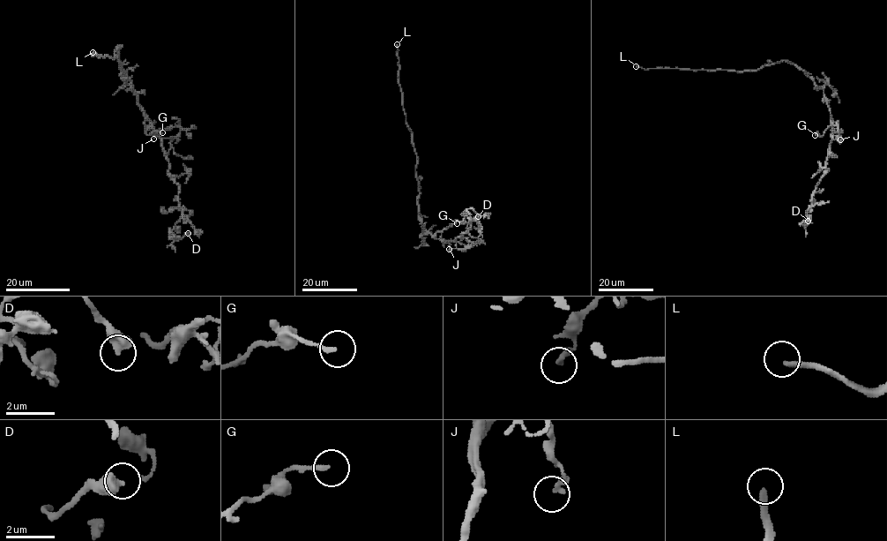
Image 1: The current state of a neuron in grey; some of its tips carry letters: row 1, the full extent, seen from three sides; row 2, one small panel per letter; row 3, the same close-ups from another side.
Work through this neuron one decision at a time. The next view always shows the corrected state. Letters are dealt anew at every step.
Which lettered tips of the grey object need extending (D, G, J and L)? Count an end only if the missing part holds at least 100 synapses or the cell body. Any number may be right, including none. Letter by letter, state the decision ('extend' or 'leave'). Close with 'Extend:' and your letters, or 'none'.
D: leave
G: leave
J: leave
L: extend
Extend: L

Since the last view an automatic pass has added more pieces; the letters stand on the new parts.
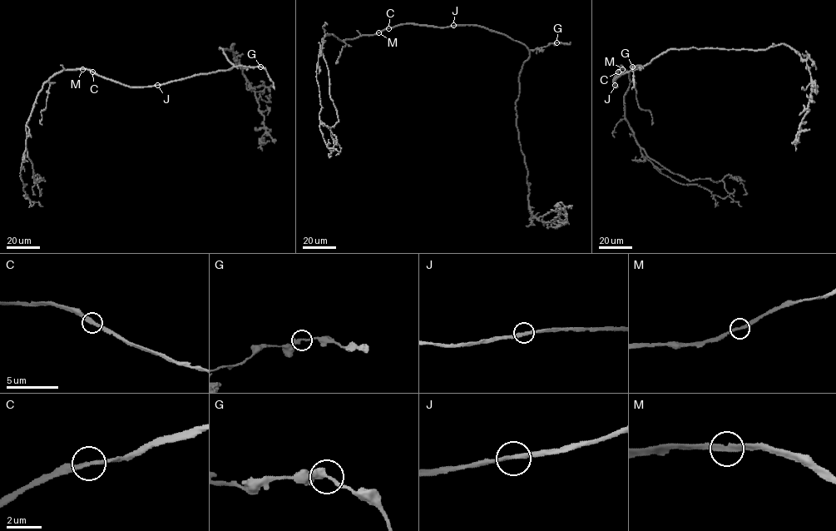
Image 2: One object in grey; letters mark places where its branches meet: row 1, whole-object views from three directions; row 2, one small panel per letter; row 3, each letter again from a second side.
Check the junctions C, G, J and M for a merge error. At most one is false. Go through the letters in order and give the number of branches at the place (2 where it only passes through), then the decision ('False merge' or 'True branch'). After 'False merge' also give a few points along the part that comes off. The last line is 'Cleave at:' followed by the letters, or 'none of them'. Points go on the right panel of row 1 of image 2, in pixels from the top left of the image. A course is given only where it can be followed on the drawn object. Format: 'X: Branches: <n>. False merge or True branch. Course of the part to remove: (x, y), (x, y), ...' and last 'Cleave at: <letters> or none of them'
C: Branches: 2. True branch
G: Branches: 2. True branch
J: Branches: 2. True branch
M: Branches: 2. True branch
Cleave at: none of them

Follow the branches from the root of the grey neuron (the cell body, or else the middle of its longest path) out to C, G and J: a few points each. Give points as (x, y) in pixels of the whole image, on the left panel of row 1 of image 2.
C: (175, 80), (149, 86), (131, 87), (92, 71)
G: (175, 80), (238, 66), (260, 66)
J: (175, 80), (157, 85)

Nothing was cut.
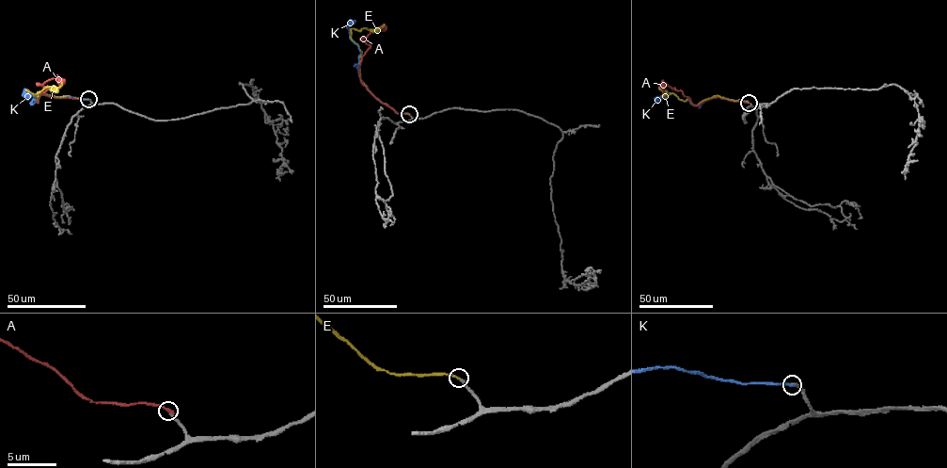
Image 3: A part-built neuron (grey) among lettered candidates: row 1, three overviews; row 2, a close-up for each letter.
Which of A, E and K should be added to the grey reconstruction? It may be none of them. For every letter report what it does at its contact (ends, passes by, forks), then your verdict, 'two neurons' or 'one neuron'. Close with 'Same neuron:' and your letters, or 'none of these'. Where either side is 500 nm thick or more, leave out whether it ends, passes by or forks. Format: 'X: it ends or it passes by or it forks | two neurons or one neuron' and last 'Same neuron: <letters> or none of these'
A: it ends | two neurons
E: it ends | one neuron
K: it ends | two neurons
Same neuron: E

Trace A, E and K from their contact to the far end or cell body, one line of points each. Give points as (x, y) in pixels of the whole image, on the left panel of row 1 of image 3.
A: (88, 100), (50, 97), (39, 93), (34, 97), (38, 103), (47, 87), (36, 84), (56, 78), (58, 88)
E: (88, 99), (40, 91), (36, 102), (38, 94), (26, 90), (37, 93), (46, 88), (59, 87), (61, 82)
K: (88, 99), (39, 92), (35, 103), (38, 95), (35, 97), (25, 88), (29, 97)

